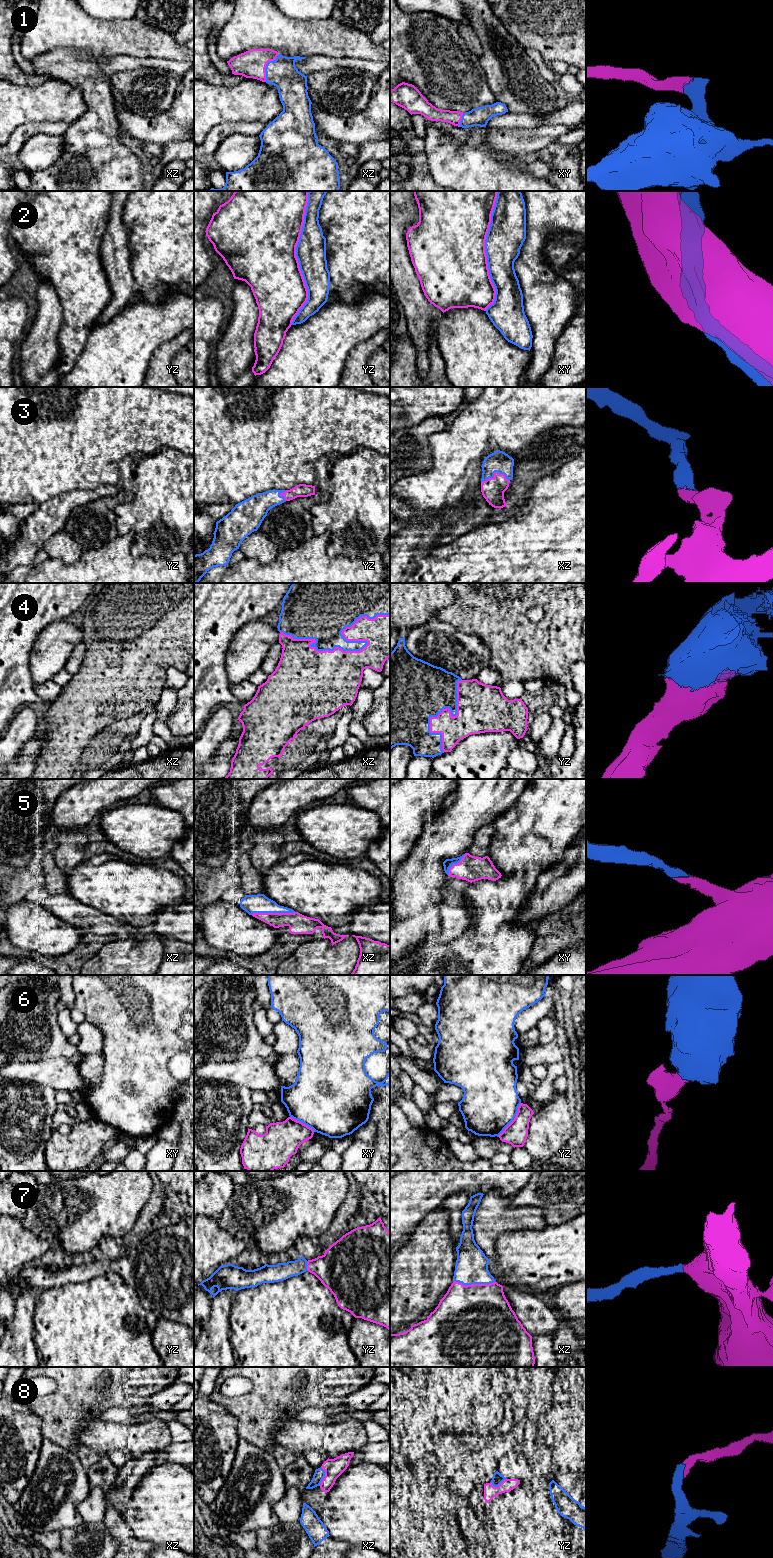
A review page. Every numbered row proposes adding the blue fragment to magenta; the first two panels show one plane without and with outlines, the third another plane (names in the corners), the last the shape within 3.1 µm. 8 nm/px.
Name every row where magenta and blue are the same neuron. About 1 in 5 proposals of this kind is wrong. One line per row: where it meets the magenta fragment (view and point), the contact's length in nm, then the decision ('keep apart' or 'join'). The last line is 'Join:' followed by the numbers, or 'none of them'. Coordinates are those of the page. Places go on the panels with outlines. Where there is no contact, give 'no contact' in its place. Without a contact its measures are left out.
1: contact xz (265, 67); length 220 nm; join
2: contact yz (296, 258); length 1100 nm; join
3: contact xz (494, 473); length 240 nm; join
4: contact xz (356, 651); length 900 nm; join
5: contact xz (272, 913); length 360 nm; join
6: contact yz (513, 1120); length 320 nm; keep apart
7: contact xz (475, 1284); length 340 nm; join
8: contact xz (325, 1476); length 150 nm; join
Join: 1, 2, 3, 4, 5, 7, 8

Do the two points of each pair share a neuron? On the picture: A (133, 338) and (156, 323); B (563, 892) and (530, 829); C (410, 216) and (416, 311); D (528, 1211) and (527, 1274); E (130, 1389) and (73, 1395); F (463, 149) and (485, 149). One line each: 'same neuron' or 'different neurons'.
A: same neuron
B: different neurons
C: same neuron
D: different neurons
E: same neuron
F: same neuron

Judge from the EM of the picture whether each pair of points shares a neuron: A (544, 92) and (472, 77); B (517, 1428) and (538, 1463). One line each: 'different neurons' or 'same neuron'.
A: different neurons
B: different neurons

